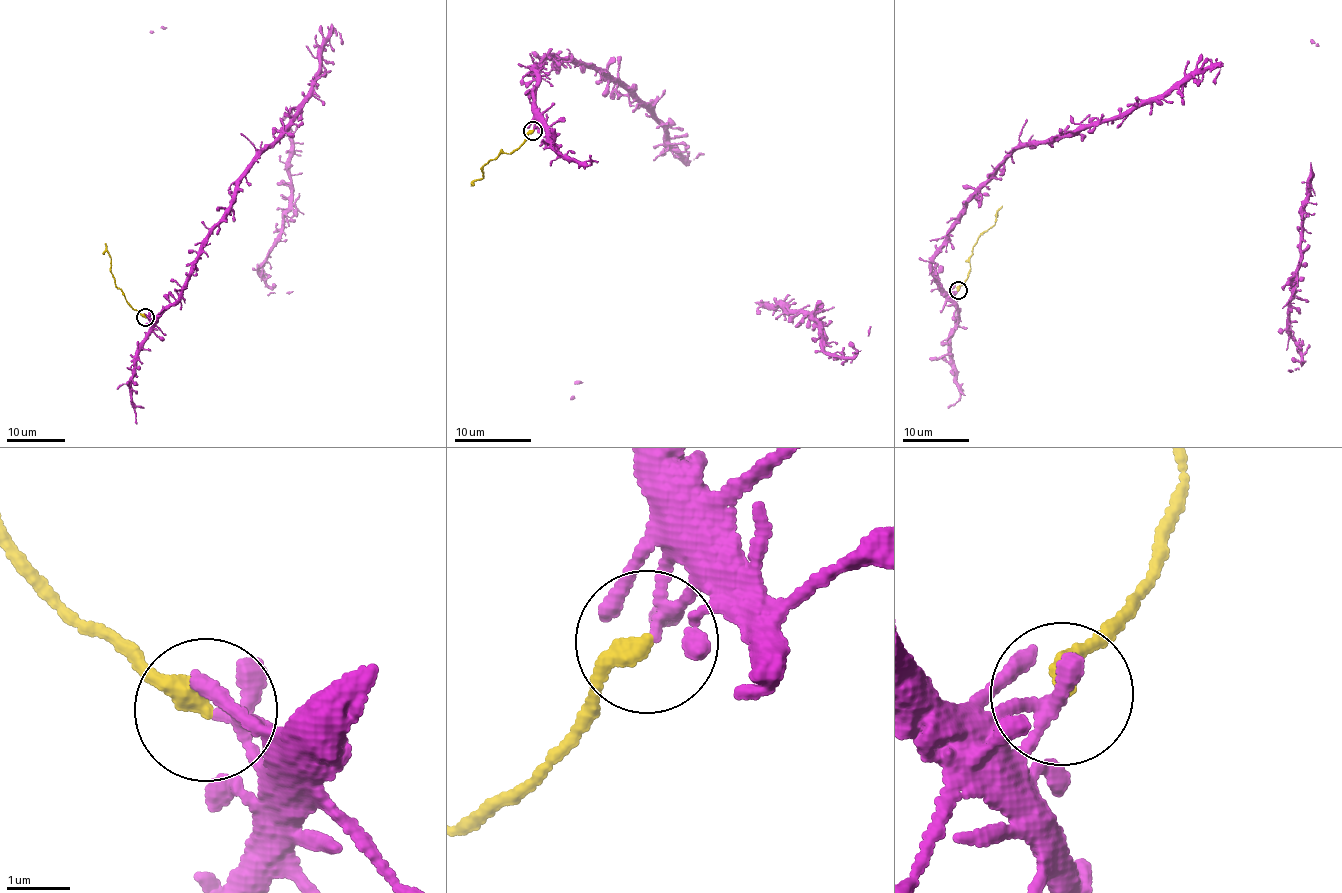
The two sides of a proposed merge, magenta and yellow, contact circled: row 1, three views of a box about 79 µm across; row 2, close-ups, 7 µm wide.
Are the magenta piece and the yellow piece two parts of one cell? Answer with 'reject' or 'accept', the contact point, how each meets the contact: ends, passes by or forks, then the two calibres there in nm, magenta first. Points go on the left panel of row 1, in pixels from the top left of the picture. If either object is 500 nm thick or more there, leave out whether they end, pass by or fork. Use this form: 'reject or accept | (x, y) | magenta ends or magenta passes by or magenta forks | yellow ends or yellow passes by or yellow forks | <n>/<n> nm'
reject | (145, 317) | magenta ends | yellow ends | 280/320 nm

